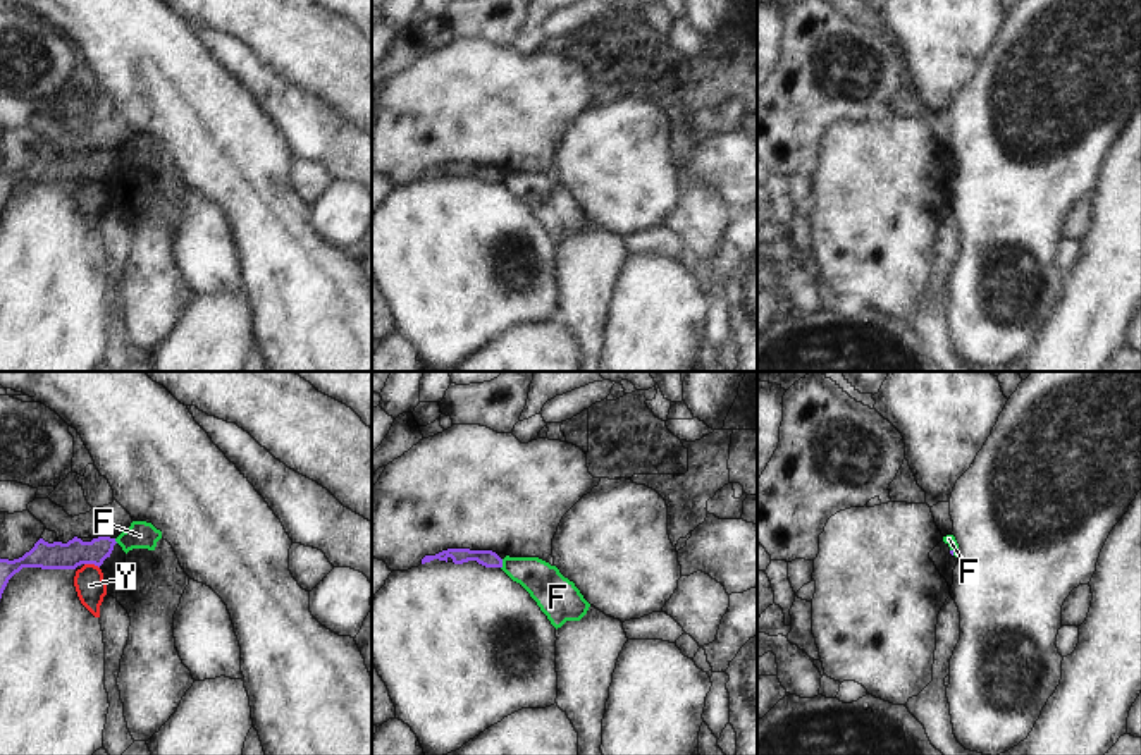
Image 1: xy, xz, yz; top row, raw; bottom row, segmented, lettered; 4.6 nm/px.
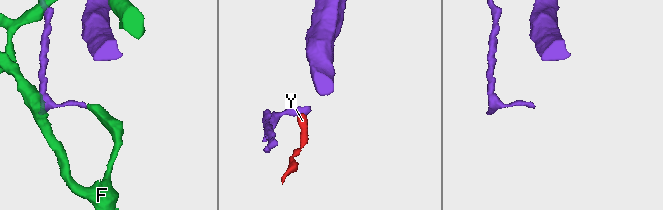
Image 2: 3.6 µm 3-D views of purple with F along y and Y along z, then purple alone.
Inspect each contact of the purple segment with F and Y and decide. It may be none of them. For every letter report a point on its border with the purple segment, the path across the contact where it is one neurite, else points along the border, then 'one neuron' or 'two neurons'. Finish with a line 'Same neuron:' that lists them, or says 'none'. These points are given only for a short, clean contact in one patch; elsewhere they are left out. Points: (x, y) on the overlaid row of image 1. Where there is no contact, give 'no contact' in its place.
F: contact xz (501, 564); two neurons
Y: contact xy (92, 563); border xy (85, 563), (93, 563), (98, 568); two neurons
Same neuron: none

